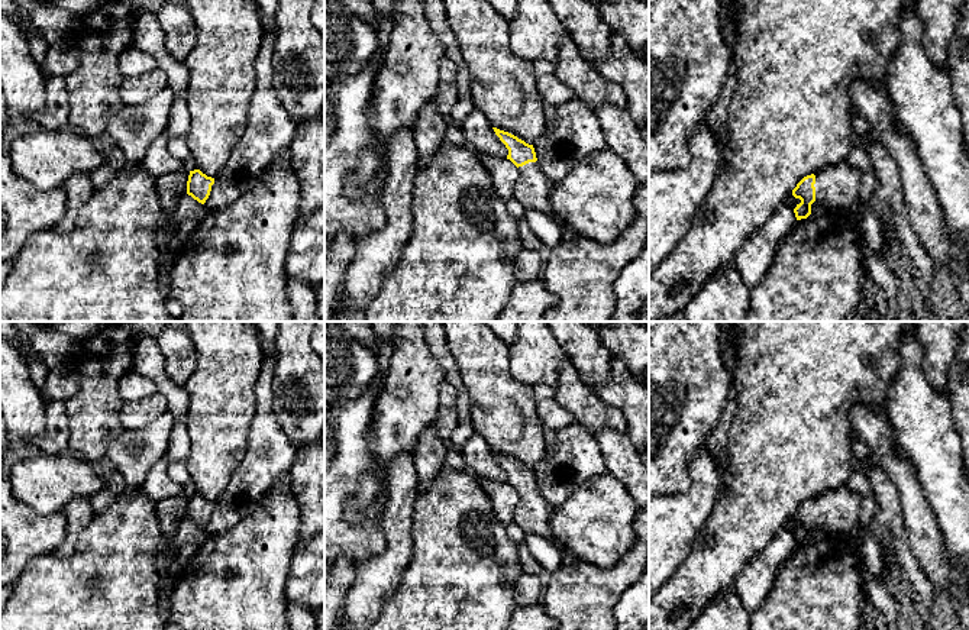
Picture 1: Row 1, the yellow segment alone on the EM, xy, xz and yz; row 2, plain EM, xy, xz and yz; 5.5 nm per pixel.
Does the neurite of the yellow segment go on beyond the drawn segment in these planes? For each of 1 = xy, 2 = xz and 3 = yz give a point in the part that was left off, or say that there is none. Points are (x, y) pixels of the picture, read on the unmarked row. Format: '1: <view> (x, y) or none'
1: none
2: xz (533, 513)
3: yz (837, 510)

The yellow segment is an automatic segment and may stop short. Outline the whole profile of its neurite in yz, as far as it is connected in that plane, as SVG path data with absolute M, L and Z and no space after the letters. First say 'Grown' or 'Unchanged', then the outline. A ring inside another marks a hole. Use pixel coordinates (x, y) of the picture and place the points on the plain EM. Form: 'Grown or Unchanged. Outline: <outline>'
Grown. Outline: M846 487L827 491L815 500L804 501L792 514L801 527L794 533L797 545L811 539L814 526L826 527L836 534L847 534L859 526L862 497Z

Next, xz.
Grown. Outline: M497 452L492 453L508 474L507 484L519 492L514 521L526 533L534 533L555 542L549 524L553 507L540 495L533 469L526 468L508 456Z

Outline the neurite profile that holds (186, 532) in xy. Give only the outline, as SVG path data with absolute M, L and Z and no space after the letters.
M188 518L177 521L177 530L172 536L165 536L165 547L156 558L156 569L159 574L159 587L172 578L168 574L171 559L178 553L180 547L188 542L200 543L209 534Z

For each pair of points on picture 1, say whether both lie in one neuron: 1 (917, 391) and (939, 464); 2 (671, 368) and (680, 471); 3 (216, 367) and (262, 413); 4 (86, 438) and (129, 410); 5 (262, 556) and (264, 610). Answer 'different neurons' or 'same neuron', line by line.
1: same neuron
2: same neuron
3: different neurons
4: different neurons
5: same neuron

